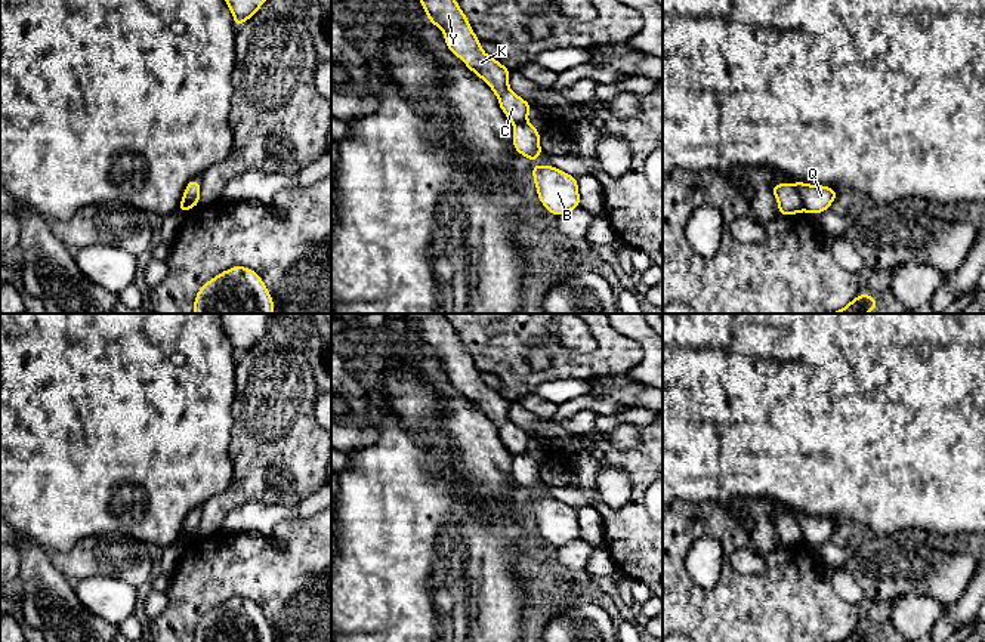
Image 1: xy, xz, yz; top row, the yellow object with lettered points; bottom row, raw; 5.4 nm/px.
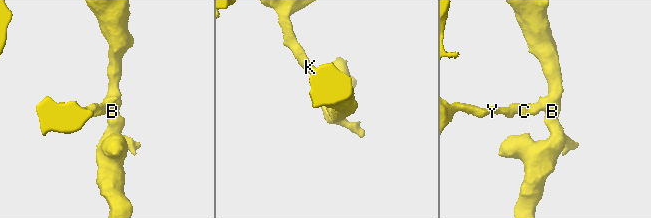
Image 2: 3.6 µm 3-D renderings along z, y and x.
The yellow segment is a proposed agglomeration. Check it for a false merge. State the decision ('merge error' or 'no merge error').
merge error

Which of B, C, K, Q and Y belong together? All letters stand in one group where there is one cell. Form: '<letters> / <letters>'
B Q / C K Y

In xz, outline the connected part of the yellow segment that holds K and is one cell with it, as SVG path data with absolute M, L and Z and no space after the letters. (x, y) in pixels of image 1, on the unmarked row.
M404 314L404 321L422 333L432 358L438 357L444 364L447 379L491 419L504 447L513 456L527 453L531 435L510 422L512 401L482 382L481 371L445 315Z

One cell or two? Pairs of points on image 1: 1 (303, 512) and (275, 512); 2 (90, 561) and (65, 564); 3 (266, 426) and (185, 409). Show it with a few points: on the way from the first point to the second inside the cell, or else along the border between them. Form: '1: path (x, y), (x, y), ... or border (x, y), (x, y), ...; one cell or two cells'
1: path (296, 512), (283, 512); one cell
2: path (85, 561), (71, 564); one cell
3: border (235, 385), (232, 434), (228, 453); two cells

